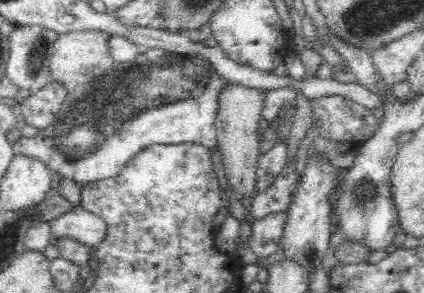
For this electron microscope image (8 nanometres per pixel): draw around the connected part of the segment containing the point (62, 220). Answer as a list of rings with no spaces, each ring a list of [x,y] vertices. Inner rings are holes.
[[[80,206],[66,212],[52,222],[51,235],[54,238],[73,238],[86,246],[96,247],[106,236],[106,223]]]

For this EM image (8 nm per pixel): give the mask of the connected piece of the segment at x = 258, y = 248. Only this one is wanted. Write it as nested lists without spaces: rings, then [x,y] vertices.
[[[280,212],[268,214],[261,220],[255,220],[248,246],[255,252],[257,258],[275,258],[285,228],[286,218],[285,212]]]

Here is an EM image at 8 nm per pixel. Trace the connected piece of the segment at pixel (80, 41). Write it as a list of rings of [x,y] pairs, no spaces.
[[[80,30],[59,34],[54,44],[55,51],[50,57],[49,70],[52,83],[58,82],[71,89],[105,74],[116,63],[108,46],[111,36],[109,32],[101,30]]]

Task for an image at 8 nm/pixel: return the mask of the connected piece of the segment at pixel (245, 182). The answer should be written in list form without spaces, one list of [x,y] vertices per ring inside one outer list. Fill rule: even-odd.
[[[230,83],[220,92],[220,98],[218,98],[218,114],[215,120],[216,148],[222,153],[222,164],[229,186],[240,202],[244,196],[246,198],[256,196],[256,169],[261,156],[259,147],[261,141],[258,139],[258,134],[260,132],[259,122],[263,118],[264,100],[265,95],[261,90]]]

